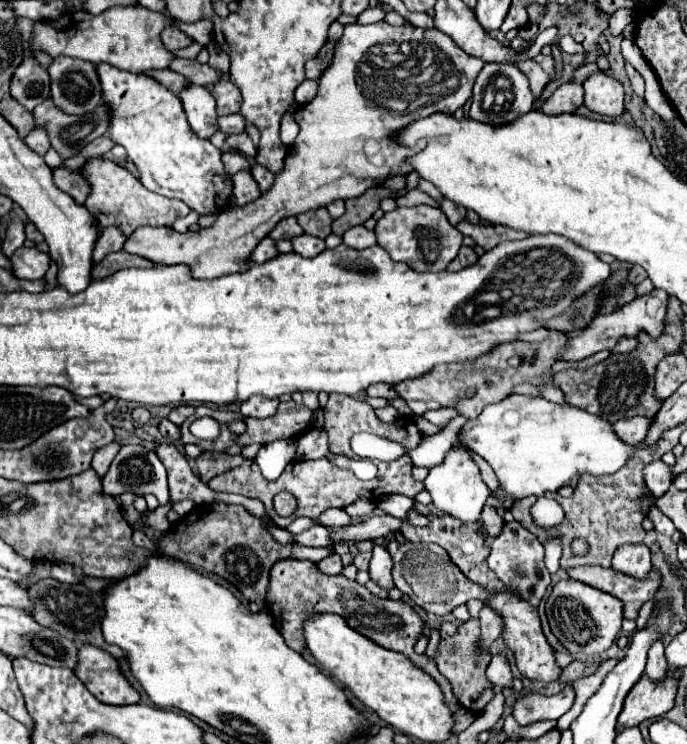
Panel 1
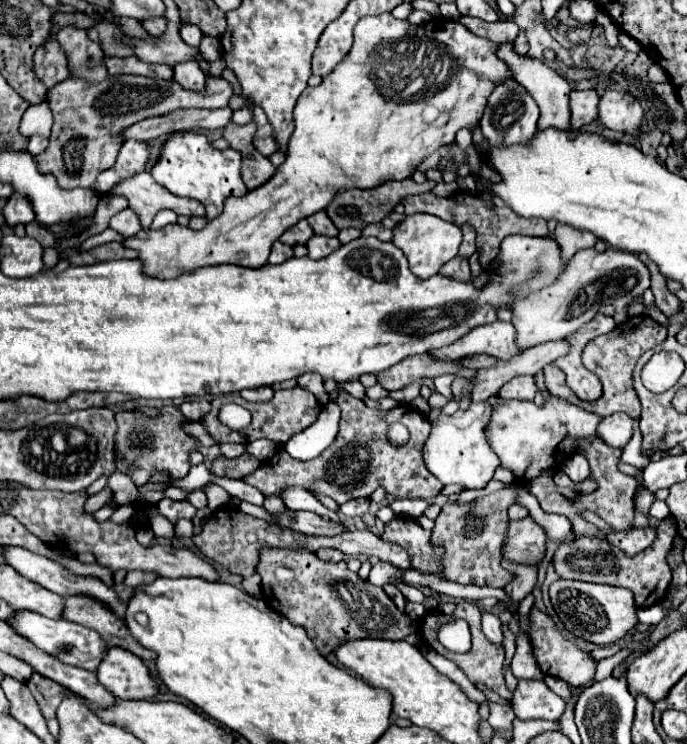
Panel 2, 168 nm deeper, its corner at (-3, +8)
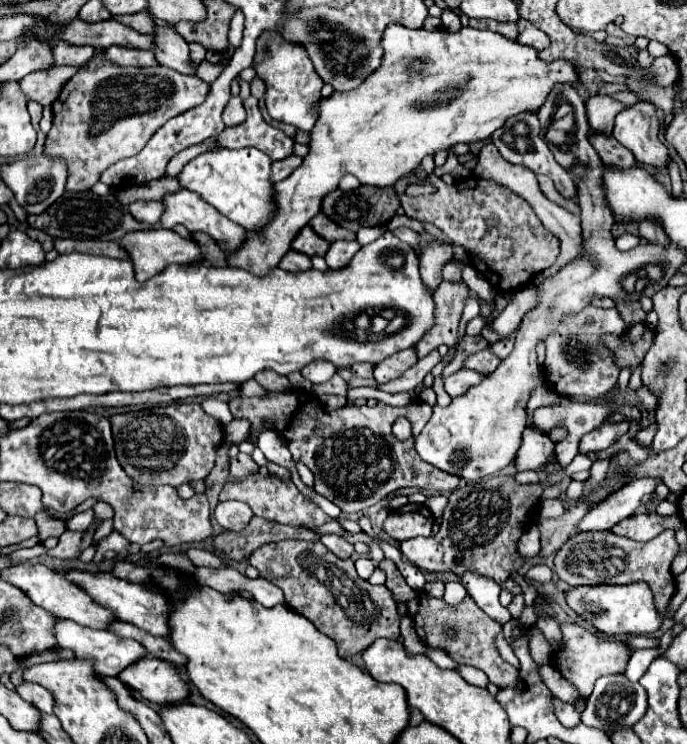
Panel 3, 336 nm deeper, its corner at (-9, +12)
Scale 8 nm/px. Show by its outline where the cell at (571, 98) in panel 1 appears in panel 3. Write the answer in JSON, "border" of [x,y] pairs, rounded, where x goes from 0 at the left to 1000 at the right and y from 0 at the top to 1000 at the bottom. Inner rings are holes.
{"border":[[[872,126],[872,129],[857,132],[854,134],[854,159],[857,159],[860,172],[881,183],[889,183],[892,169],[895,169],[895,156],[901,151],[907,151],[907,145],[913,145],[913,142],[898,137],[889,129]]]}

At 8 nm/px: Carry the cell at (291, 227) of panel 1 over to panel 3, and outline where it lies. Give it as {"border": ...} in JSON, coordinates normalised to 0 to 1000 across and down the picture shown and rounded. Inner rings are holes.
{"border":[[[444,304],[444,306],[429,317],[429,323],[424,325],[424,333],[426,333],[429,339],[441,339],[441,341],[447,341],[450,347],[456,347],[456,344],[473,344],[473,341],[476,341],[476,333],[479,333],[479,325],[470,323],[470,320],[464,320],[450,304]]]}

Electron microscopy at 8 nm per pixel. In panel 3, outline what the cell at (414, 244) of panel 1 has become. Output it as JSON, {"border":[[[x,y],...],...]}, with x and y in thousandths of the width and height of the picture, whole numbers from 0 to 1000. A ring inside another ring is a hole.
{"border":[[[613,325],[613,376],[624,387],[624,392],[633,392],[633,387],[642,382],[642,360],[651,355],[651,349],[659,344],[654,328],[616,328]]]}

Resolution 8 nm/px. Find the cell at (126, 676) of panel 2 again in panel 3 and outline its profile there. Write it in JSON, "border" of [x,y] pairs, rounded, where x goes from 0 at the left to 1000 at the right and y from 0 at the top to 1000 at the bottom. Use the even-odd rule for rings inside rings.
{"border":[[[220,882],[179,901],[173,906],[173,914],[194,927],[208,930],[211,941],[231,949],[266,946],[278,933],[275,922],[249,890],[237,890]]]}

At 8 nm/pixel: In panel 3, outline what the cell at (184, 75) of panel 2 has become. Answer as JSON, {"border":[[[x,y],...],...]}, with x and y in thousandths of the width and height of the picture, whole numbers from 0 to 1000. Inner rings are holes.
{"border":[[[252,32],[226,35],[223,51],[226,51],[223,73],[226,73],[226,81],[234,89],[252,91],[252,94],[258,94],[263,99],[284,99],[287,91],[275,81],[275,62],[255,43],[255,35]]]}

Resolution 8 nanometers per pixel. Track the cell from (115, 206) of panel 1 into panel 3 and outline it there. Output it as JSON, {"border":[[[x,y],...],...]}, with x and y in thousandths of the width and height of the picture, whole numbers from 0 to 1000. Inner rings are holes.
{"border":[[[261,255],[258,261],[243,261],[234,272],[240,274],[240,285],[237,285],[237,290],[234,290],[234,304],[237,304],[237,306],[252,306],[255,301],[266,301],[272,309],[278,309],[278,315],[281,315],[281,309],[298,312],[298,315],[304,315],[304,317],[316,325],[316,331],[319,331],[322,336],[328,336],[330,341],[345,339],[345,336],[357,328],[357,323],[360,323],[360,312],[357,312],[348,301],[330,296],[322,285],[316,285],[316,282],[313,282],[307,274],[301,274],[293,263],[284,263],[284,258]]]}

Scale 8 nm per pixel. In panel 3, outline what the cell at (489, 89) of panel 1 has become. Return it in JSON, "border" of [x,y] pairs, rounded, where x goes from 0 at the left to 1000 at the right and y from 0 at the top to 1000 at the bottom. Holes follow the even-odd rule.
{"border":[[[755,153],[755,156],[738,161],[738,167],[715,183],[715,191],[726,199],[729,210],[732,210],[738,218],[767,223],[767,226],[773,226],[776,231],[793,231],[793,234],[799,234],[802,242],[808,245],[808,253],[814,255],[814,261],[817,261],[820,266],[837,272],[840,263],[837,263],[834,242],[831,242],[831,237],[808,218],[799,196],[796,196],[796,194],[790,191],[790,185],[785,183],[785,175],[787,175],[787,172],[785,172],[785,159],[782,159],[782,153],[761,153],[761,156]]]}

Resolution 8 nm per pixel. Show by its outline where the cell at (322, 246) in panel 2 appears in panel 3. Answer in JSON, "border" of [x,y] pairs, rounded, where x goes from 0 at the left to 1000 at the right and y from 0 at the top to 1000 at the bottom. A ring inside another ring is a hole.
{"border":[[[491,323],[491,325],[482,328],[473,349],[476,349],[476,355],[479,355],[482,363],[502,360],[502,358],[511,352],[511,347],[517,344],[517,339],[523,339],[523,333],[525,333],[525,331],[523,331],[517,323],[514,323],[514,325]]]}

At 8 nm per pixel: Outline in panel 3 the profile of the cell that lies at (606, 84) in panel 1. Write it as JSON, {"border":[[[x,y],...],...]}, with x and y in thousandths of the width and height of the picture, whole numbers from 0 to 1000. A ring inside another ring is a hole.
{"border":[[[927,137],[895,159],[892,183],[916,199],[927,218],[951,226],[971,226],[977,218],[971,196],[959,188],[959,161],[948,137]]]}

